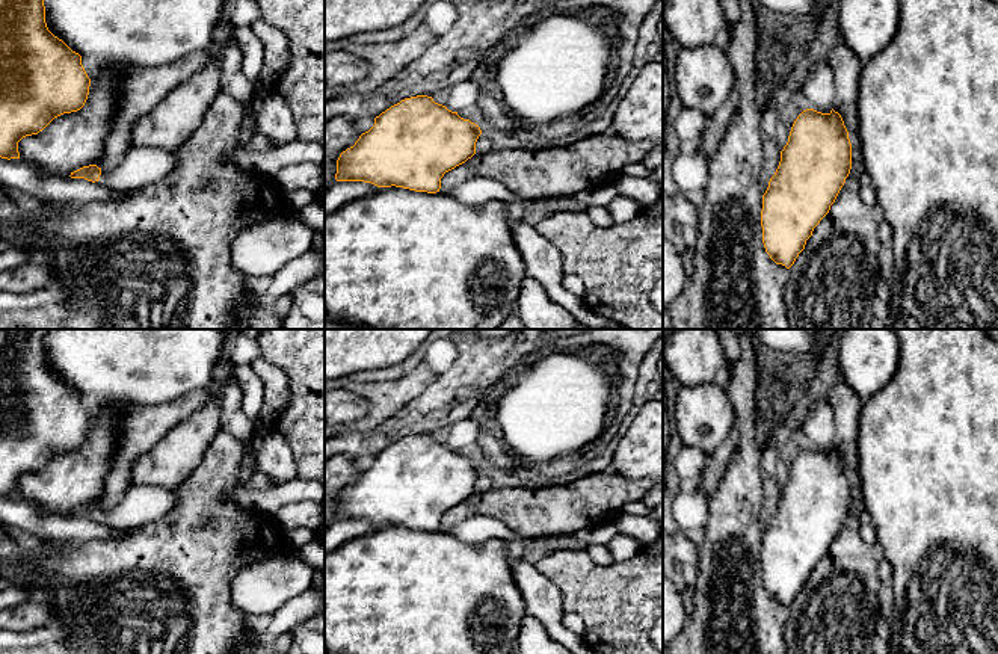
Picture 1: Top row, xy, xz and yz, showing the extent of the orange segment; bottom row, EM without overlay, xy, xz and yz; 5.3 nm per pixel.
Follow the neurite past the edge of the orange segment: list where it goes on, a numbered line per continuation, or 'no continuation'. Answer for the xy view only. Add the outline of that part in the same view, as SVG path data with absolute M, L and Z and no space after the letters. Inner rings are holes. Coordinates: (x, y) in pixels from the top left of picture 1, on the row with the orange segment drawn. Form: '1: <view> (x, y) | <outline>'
1: xy (142, 165) | M133 147L116 169L101 171L95 183L125 192L163 180L175 165L177 159L171 151L157 147Z

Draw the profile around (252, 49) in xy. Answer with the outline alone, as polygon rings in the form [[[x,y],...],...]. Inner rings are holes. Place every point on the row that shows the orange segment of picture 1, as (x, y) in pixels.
[[[248,26],[236,27],[234,35],[243,51],[243,74],[249,82],[260,83],[260,74],[264,62],[264,45],[261,39]]]

